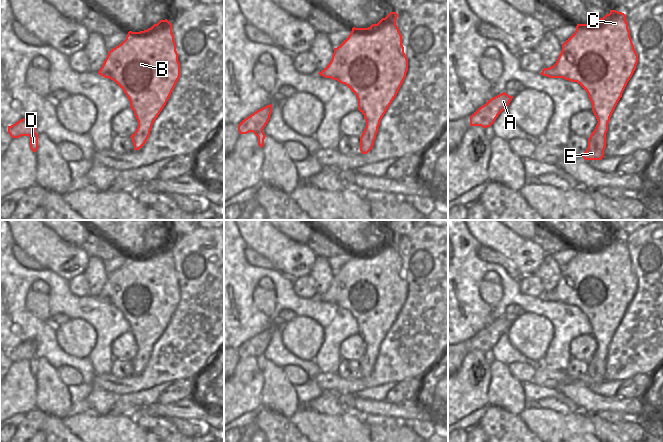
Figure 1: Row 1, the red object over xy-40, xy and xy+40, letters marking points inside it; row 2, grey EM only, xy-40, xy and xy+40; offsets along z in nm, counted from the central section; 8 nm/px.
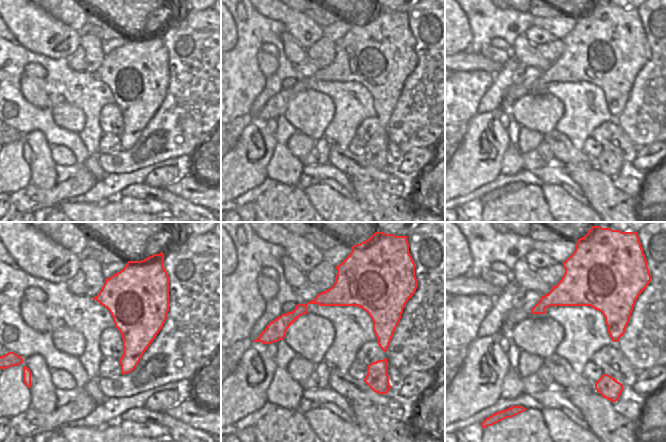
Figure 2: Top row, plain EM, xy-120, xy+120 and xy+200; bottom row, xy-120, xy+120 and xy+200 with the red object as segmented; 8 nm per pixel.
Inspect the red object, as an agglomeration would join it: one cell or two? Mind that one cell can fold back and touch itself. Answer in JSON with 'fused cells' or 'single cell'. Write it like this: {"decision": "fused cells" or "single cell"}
{"decision": "single cell"}

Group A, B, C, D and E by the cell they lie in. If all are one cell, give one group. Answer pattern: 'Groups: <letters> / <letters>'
Groups: A B C D E

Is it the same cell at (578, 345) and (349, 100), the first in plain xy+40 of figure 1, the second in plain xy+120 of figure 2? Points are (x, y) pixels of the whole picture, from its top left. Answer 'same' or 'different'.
different

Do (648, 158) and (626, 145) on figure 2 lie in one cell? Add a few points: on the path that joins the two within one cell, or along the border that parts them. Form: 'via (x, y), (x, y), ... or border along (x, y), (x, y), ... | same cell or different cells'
border along (637, 148), (637, 154), (630, 163) | different cells

